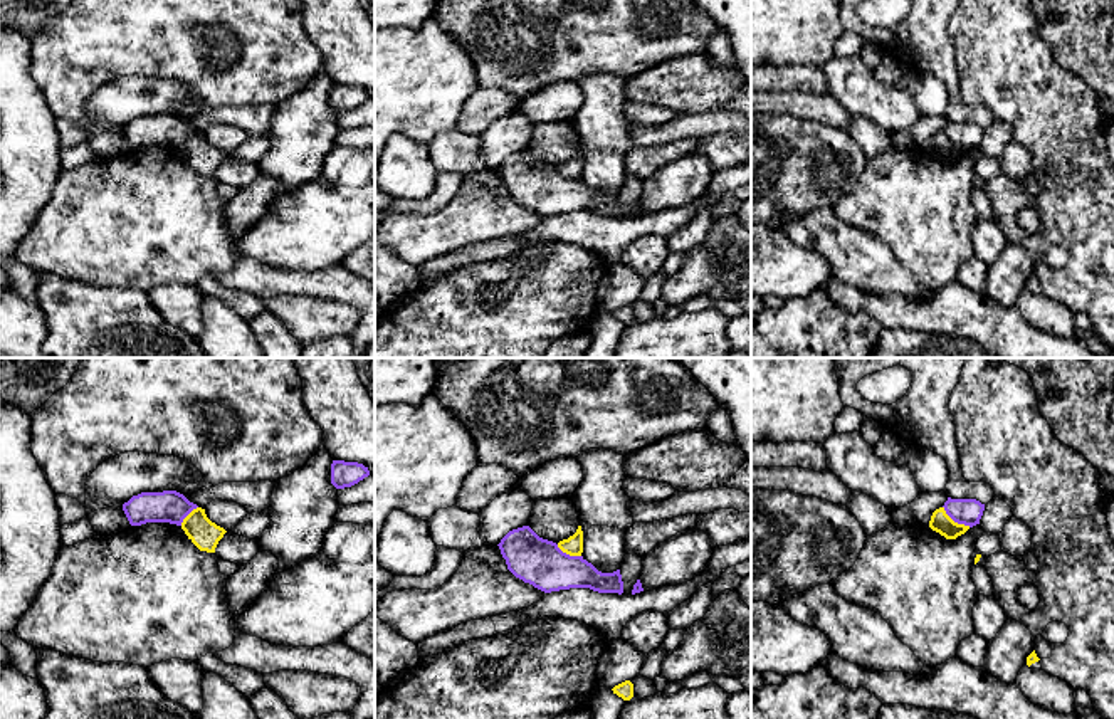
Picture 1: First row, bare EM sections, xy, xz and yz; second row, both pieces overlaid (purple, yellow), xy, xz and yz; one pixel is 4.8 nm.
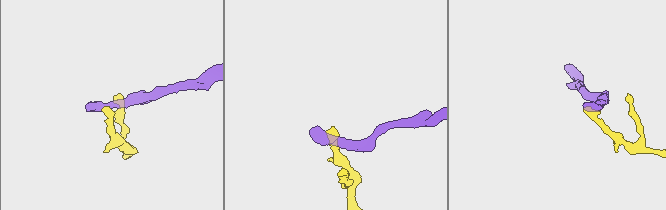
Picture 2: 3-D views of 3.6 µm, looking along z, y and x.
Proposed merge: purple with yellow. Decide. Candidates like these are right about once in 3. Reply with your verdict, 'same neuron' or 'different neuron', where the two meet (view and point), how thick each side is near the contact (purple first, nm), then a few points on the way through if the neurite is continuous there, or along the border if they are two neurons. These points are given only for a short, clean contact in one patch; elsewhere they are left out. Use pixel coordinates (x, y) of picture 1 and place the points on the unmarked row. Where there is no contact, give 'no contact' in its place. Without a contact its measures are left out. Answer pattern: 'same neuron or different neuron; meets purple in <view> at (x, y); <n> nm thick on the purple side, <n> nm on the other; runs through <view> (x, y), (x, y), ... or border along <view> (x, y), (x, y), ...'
different neuron; meets purple in yz at (955, 145); 130 nm thick on the purple side, 100 nm on the other; border along yz (943, 130), (955, 145), (970, 150)

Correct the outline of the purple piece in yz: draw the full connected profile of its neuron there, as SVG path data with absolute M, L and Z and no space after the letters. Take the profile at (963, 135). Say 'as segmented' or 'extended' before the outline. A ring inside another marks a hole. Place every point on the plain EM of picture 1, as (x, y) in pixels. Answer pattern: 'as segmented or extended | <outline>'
as segmented | M951 123L944 126L946 138L958 148L976 150L985 134L985 128L976 123Z

